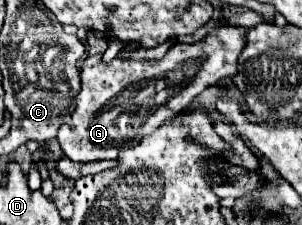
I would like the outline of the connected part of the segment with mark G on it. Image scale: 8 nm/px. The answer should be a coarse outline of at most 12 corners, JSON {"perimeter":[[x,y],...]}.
{"perimeter":[[219,24],[157,62],[81,70],[57,140],[117,160],[237,72],[247,28]]}

